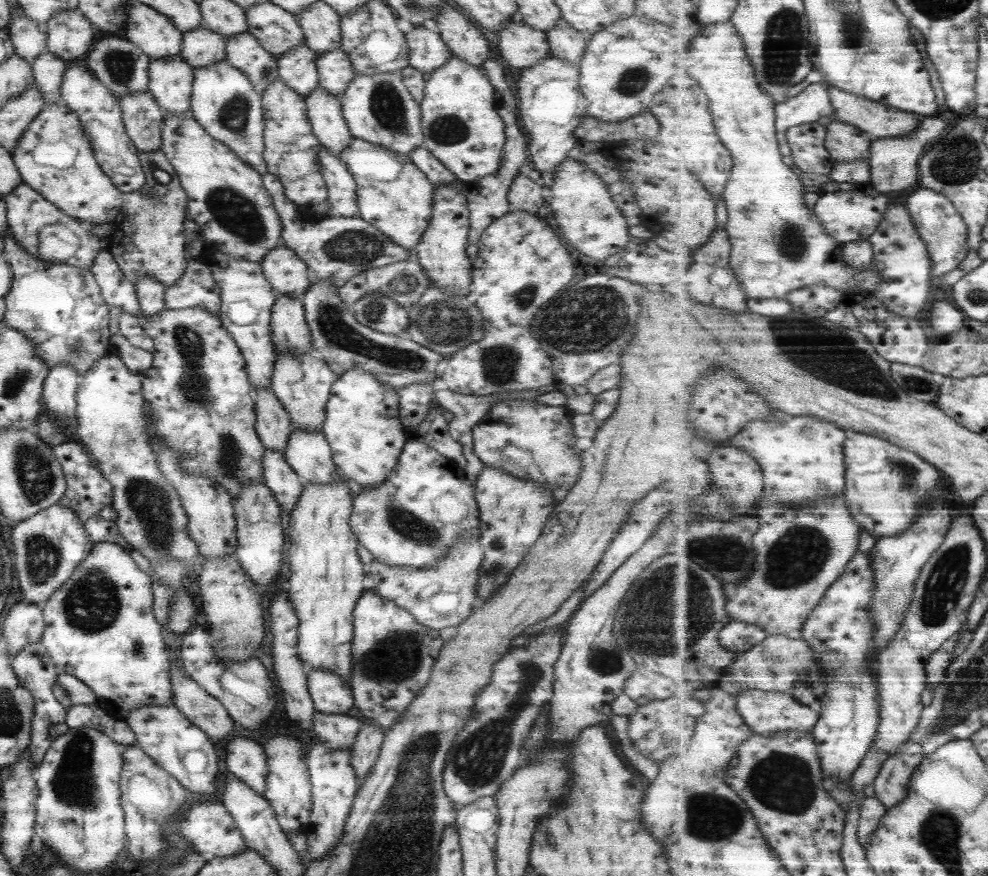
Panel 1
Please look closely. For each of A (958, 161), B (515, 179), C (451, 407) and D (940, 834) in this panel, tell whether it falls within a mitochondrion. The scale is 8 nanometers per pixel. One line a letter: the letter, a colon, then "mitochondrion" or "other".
A: mitochondrion
B: other
C: other
D: mitochondrion

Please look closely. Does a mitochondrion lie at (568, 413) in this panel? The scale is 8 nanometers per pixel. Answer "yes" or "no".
no

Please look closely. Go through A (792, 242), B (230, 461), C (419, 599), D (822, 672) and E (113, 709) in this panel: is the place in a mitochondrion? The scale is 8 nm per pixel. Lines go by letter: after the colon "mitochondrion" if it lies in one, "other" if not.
A: mitochondrion
B: mitochondrion
C: mitochondrion
D: other
E: other

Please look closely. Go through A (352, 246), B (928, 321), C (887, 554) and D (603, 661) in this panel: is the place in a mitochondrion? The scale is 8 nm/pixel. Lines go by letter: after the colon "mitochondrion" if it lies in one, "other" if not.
A: mitochondrion
B: other
C: other
D: mitochondrion

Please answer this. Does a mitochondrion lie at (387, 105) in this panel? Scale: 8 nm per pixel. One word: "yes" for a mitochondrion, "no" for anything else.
yes

